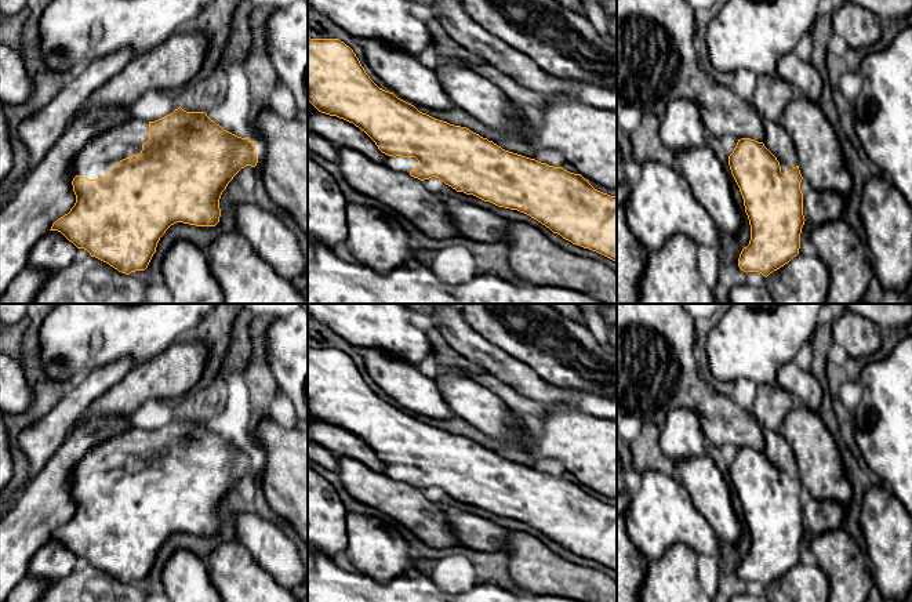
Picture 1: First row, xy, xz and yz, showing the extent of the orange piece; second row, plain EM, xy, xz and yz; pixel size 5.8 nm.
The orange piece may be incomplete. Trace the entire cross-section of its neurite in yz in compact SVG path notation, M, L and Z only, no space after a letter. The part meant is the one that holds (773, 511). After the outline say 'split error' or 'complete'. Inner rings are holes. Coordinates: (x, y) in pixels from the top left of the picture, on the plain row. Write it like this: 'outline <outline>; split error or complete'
outline M763 429L764 450L738 449L728 465L731 483L744 508L745 522L751 534L751 550L742 558L738 576L744 581L759 581L769 585L799 563L800 543L804 534L803 489L793 450L781 432Z; split error

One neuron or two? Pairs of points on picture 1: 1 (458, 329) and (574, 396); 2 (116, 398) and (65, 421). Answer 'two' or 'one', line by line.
1: one
2: two

